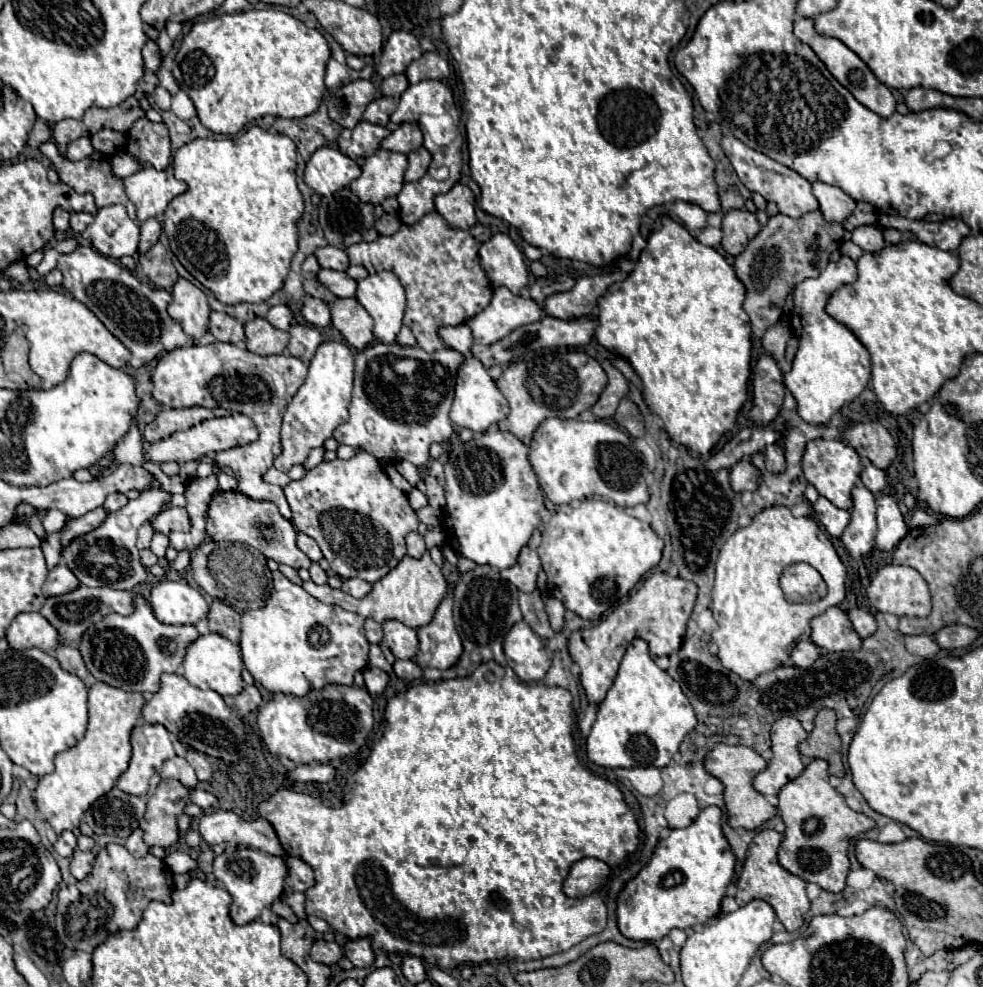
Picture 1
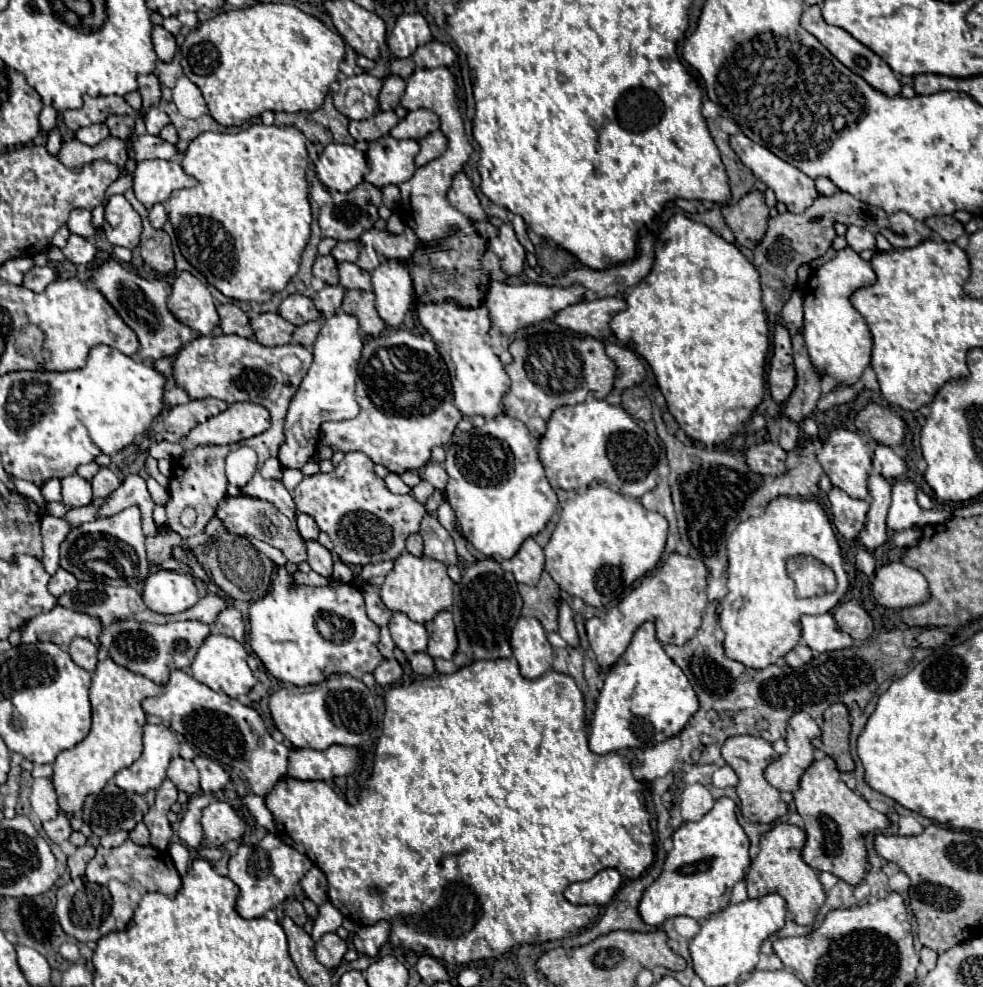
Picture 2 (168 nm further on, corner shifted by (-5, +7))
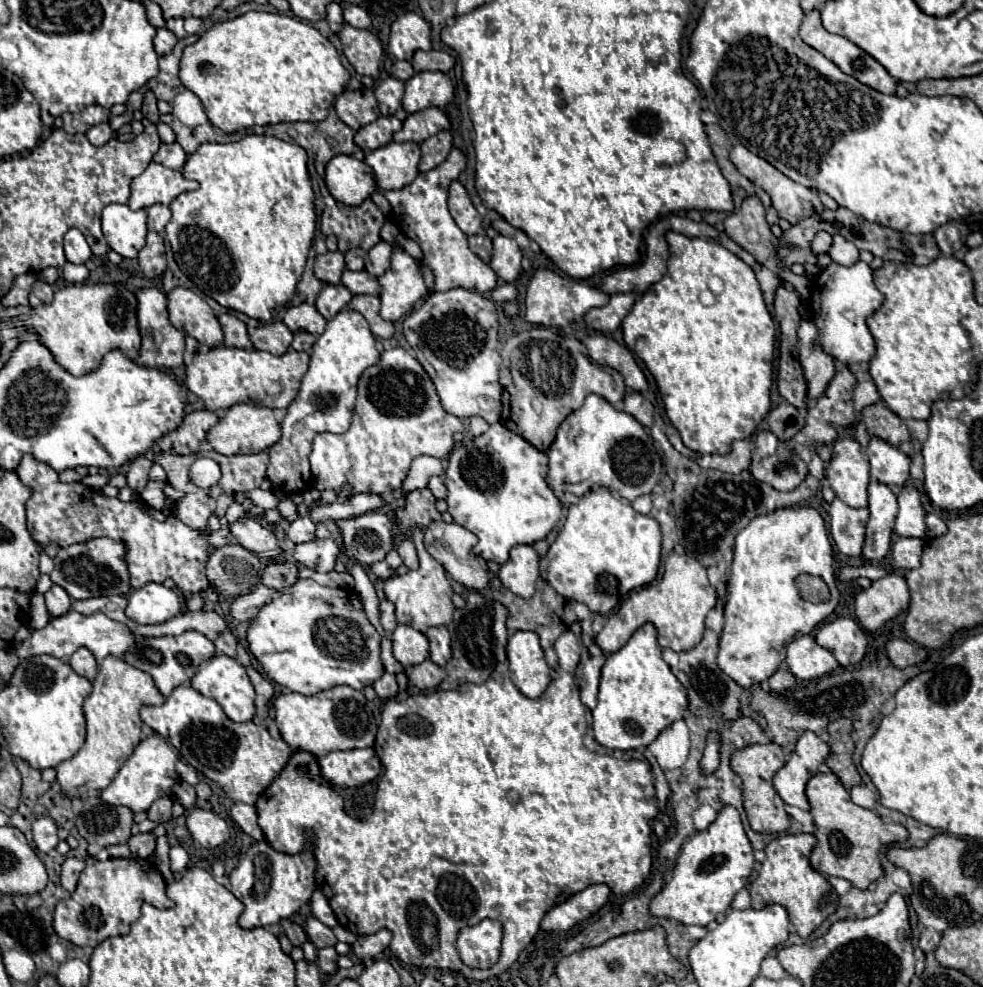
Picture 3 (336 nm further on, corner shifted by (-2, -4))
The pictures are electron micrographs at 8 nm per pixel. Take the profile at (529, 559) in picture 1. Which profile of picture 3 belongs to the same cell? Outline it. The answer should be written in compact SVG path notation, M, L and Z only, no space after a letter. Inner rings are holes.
M515 545L511 557L499 569L503 585L519 597L529 599L535 593L535 581L539 577L539 555L531 545Z

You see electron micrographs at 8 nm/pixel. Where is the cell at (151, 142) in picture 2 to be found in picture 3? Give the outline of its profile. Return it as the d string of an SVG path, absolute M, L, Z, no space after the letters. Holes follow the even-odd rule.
M161 143L159 153L155 153L153 159L157 163L163 163L163 165L171 167L171 169L183 169L185 159L187 159L187 153L183 151L183 147L179 147L179 143L171 143L171 145Z

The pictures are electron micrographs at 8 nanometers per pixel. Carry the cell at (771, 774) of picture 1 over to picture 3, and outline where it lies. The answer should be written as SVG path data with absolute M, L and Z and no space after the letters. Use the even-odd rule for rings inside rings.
M807 731L801 735L791 759L785 763L783 769L777 771L773 779L779 797L787 805L809 809L809 801L805 797L805 785L819 771L819 765L825 761L829 753L831 753L829 745L815 733Z

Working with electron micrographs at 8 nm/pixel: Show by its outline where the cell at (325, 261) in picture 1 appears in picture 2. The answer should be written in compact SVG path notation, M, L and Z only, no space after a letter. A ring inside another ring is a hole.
M338 242L332 248L330 256L334 256L336 262L356 262L358 260L358 252L360 252L358 242Z

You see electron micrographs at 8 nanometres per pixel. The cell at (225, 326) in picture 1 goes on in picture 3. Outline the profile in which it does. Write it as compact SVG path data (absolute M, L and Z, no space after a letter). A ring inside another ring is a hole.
M225 313L225 315L219 315L219 323L223 327L223 333L225 333L225 345L227 347L241 347L241 349L253 349L253 343L247 335L247 327L241 319L237 319L235 315L231 313Z

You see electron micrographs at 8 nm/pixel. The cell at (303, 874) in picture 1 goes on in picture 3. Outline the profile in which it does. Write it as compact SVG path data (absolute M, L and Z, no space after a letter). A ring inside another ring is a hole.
M315 891L315 893L313 893L311 909L313 909L313 915L315 915L321 923L325 923L325 925L331 927L331 929L337 927L337 919L335 919L335 915L333 915L329 903L327 903L327 897L325 897L321 891Z

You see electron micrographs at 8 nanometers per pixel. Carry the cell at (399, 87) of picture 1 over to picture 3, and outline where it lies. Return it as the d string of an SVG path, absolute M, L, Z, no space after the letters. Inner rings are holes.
M395 61L393 63L393 77L401 79L401 81L407 81L411 75L413 75L413 67L409 61Z

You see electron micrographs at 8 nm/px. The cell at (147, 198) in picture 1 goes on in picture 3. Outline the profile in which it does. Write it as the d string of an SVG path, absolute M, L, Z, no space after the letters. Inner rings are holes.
M151 161L147 169L131 181L131 197L127 205L131 209L145 209L153 203L169 205L177 195L197 187L199 183L185 179L181 171Z

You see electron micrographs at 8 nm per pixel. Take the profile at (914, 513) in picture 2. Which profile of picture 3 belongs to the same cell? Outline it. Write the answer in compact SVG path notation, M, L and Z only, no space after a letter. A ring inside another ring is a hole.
M903 487L899 493L899 515L895 519L895 533L899 537L927 539L929 531L925 525L925 509L921 505L919 491L915 487Z

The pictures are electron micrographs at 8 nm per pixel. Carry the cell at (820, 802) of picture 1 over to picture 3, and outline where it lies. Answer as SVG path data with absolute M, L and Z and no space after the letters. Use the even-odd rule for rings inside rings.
M817 773L807 783L807 799L817 827L817 845L811 853L811 865L823 875L843 877L857 889L867 889L873 881L883 877L879 851L889 843L901 843L909 831L899 823L883 823L881 817L869 809L855 805L833 773Z

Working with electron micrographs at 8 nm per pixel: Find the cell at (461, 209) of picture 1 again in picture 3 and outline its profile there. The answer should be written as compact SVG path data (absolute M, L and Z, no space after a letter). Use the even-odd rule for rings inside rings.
M459 181L449 185L449 213L455 219L457 227L465 235L475 235L482 232L482 219L477 209L473 207L465 187Z

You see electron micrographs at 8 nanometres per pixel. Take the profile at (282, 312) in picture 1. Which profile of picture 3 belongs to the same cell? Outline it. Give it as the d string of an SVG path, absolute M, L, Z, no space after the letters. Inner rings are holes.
M299 303L295 307L289 307L283 323L289 327L289 331L299 333L299 331L307 331L313 335L321 335L325 331L327 321L323 319L323 315L319 315L315 305L309 303Z

